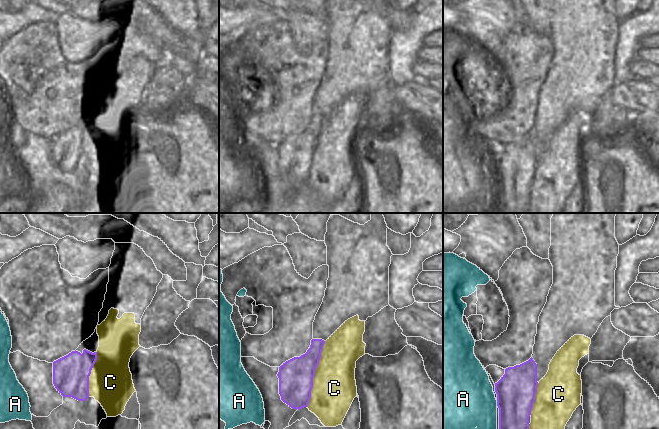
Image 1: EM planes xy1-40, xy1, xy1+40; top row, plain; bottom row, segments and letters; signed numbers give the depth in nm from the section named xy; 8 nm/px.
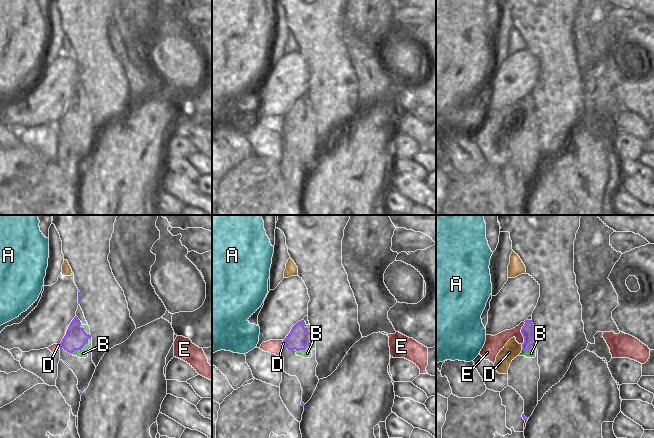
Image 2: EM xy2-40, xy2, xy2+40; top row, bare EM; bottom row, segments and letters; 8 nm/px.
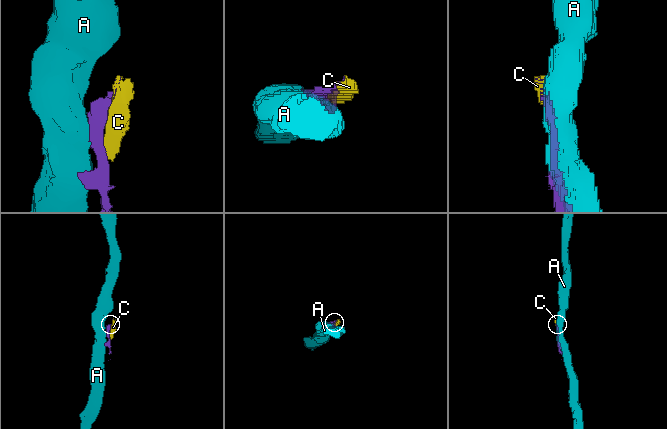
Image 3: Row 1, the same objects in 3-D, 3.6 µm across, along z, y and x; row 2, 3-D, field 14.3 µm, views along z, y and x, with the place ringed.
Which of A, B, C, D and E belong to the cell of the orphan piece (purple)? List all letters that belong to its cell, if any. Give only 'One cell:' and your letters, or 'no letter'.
One cell: no letter.

